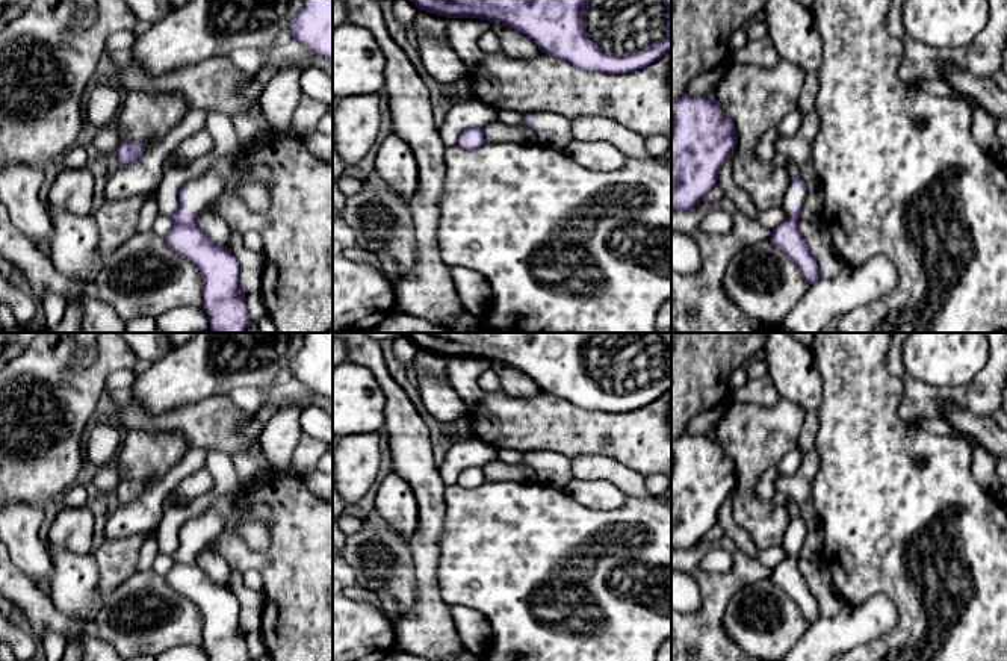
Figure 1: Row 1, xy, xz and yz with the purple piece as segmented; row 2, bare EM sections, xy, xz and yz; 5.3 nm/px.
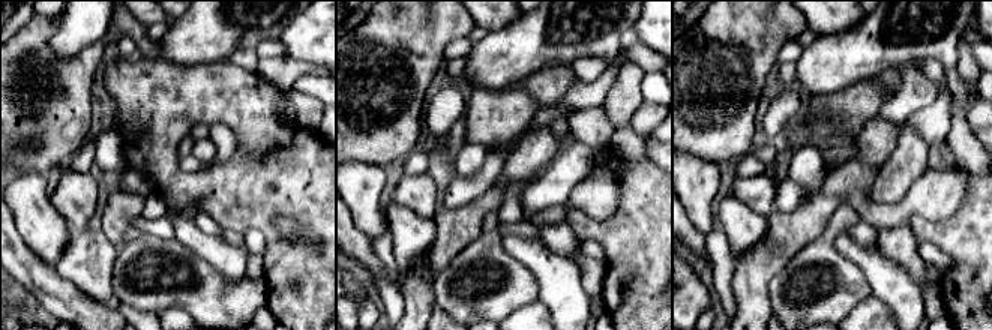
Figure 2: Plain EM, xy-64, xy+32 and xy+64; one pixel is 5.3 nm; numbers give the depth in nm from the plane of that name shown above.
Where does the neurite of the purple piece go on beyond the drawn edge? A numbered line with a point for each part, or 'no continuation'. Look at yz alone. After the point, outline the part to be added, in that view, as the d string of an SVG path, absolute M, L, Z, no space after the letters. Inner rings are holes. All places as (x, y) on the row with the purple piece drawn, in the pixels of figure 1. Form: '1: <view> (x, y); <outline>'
1: yz (793, 195); M789 183L788 191L785 194L785 200L780 206L786 218L792 215L792 206L795 203L798 203L800 207L804 204L806 195L807 195L806 191L798 191L794 183Z

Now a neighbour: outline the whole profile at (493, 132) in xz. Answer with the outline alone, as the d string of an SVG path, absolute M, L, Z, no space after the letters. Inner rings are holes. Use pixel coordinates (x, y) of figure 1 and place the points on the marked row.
M496 119L482 127L485 142L535 142L537 133L526 124L508 126Z

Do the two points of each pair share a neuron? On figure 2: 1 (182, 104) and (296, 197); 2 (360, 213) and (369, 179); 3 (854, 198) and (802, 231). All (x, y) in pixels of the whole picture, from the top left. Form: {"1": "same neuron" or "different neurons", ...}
{"1": "same neuron", "2": "same neuron", "3": "same neuron"}

